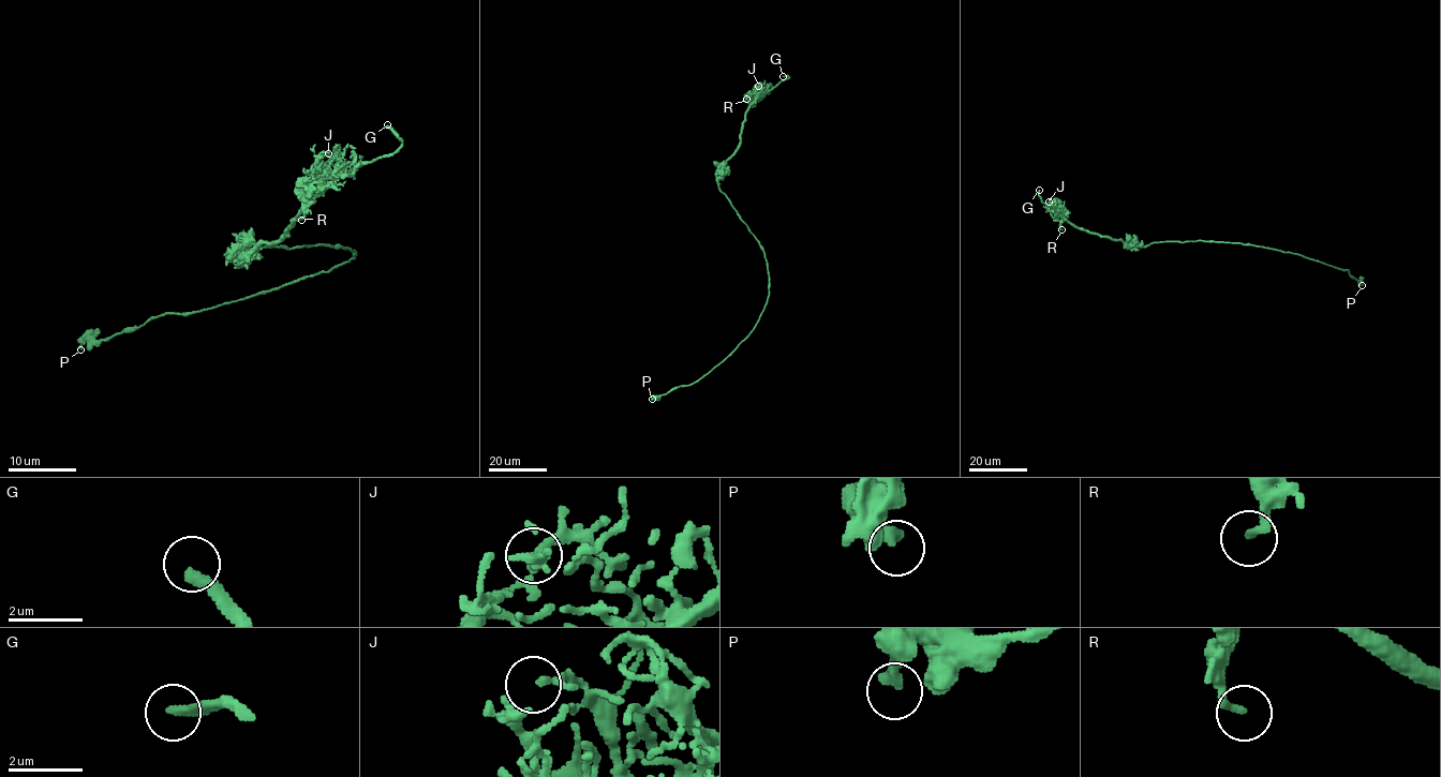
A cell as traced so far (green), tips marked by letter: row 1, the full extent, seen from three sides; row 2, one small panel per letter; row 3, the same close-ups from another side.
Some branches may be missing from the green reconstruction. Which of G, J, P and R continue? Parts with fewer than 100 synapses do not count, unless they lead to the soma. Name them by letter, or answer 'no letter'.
G

